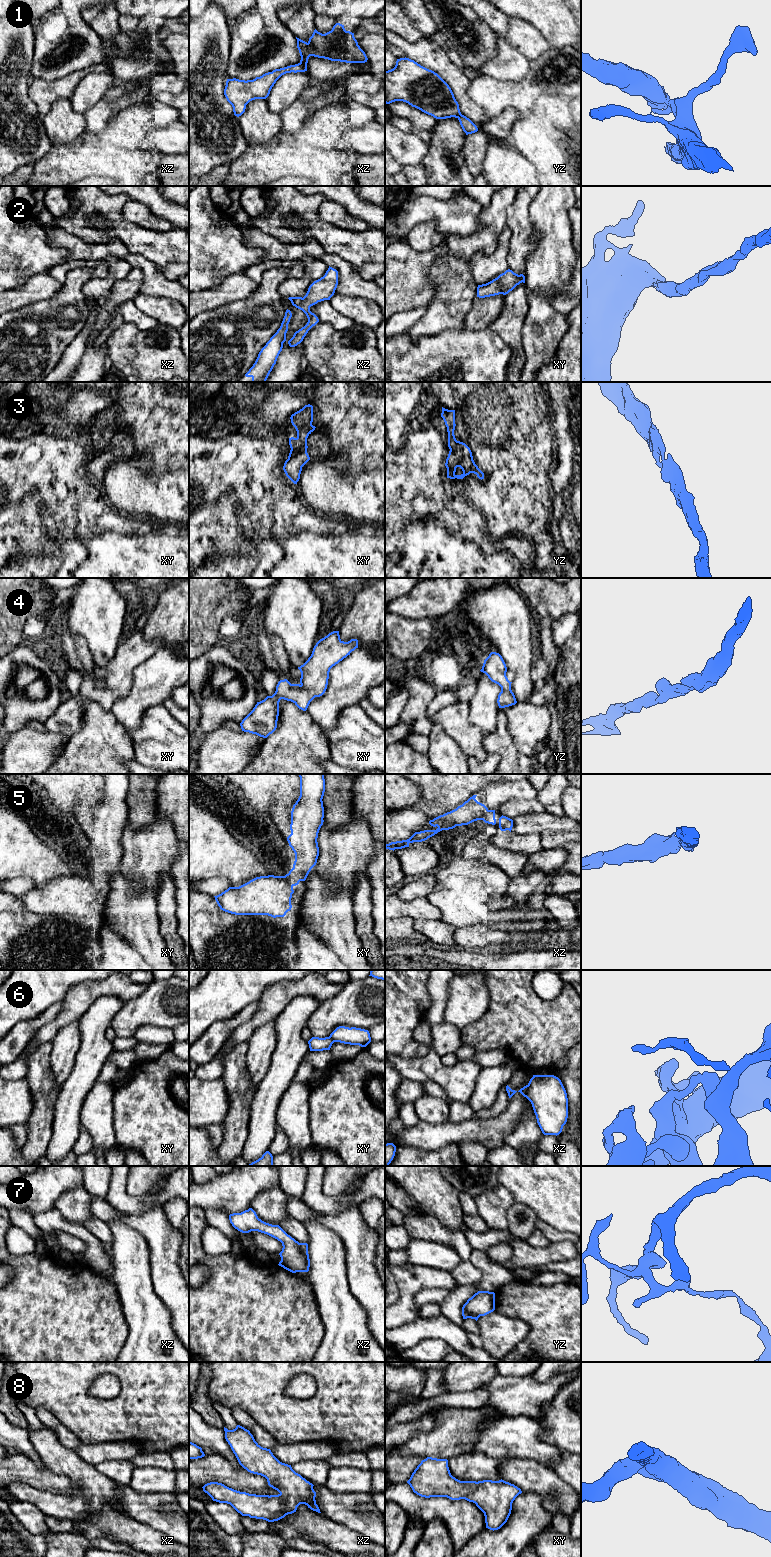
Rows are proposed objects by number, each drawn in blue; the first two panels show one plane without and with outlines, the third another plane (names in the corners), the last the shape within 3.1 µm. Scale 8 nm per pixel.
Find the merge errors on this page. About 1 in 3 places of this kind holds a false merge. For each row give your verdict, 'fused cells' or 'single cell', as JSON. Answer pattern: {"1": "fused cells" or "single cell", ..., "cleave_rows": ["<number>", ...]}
{"1": "fused cells", "2": "single cell", "3": "single cell", "4": "single cell", "5": "fused cells", "6": "fused cells", "7": "fused cells", "8": "single cell", "cleave_rows": ["1", "5", "6", "7"]}

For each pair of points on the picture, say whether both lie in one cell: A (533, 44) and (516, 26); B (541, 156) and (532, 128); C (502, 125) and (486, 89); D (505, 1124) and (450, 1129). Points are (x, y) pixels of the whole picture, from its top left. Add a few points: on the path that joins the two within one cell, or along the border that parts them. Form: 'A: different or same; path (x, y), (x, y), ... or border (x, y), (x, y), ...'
A: same; path (529, 40), (519, 30)
B: same; path (541, 149), (532, 140), (532, 135)
C: different; border (521, 112), (513, 108), (505, 108), (490, 119)
D: same; path (491, 1129), (464, 1129)

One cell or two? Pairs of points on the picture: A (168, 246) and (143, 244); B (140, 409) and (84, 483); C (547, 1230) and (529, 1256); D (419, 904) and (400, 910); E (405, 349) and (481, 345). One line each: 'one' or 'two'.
A: one
B: two
C: two
D: one
E: one

